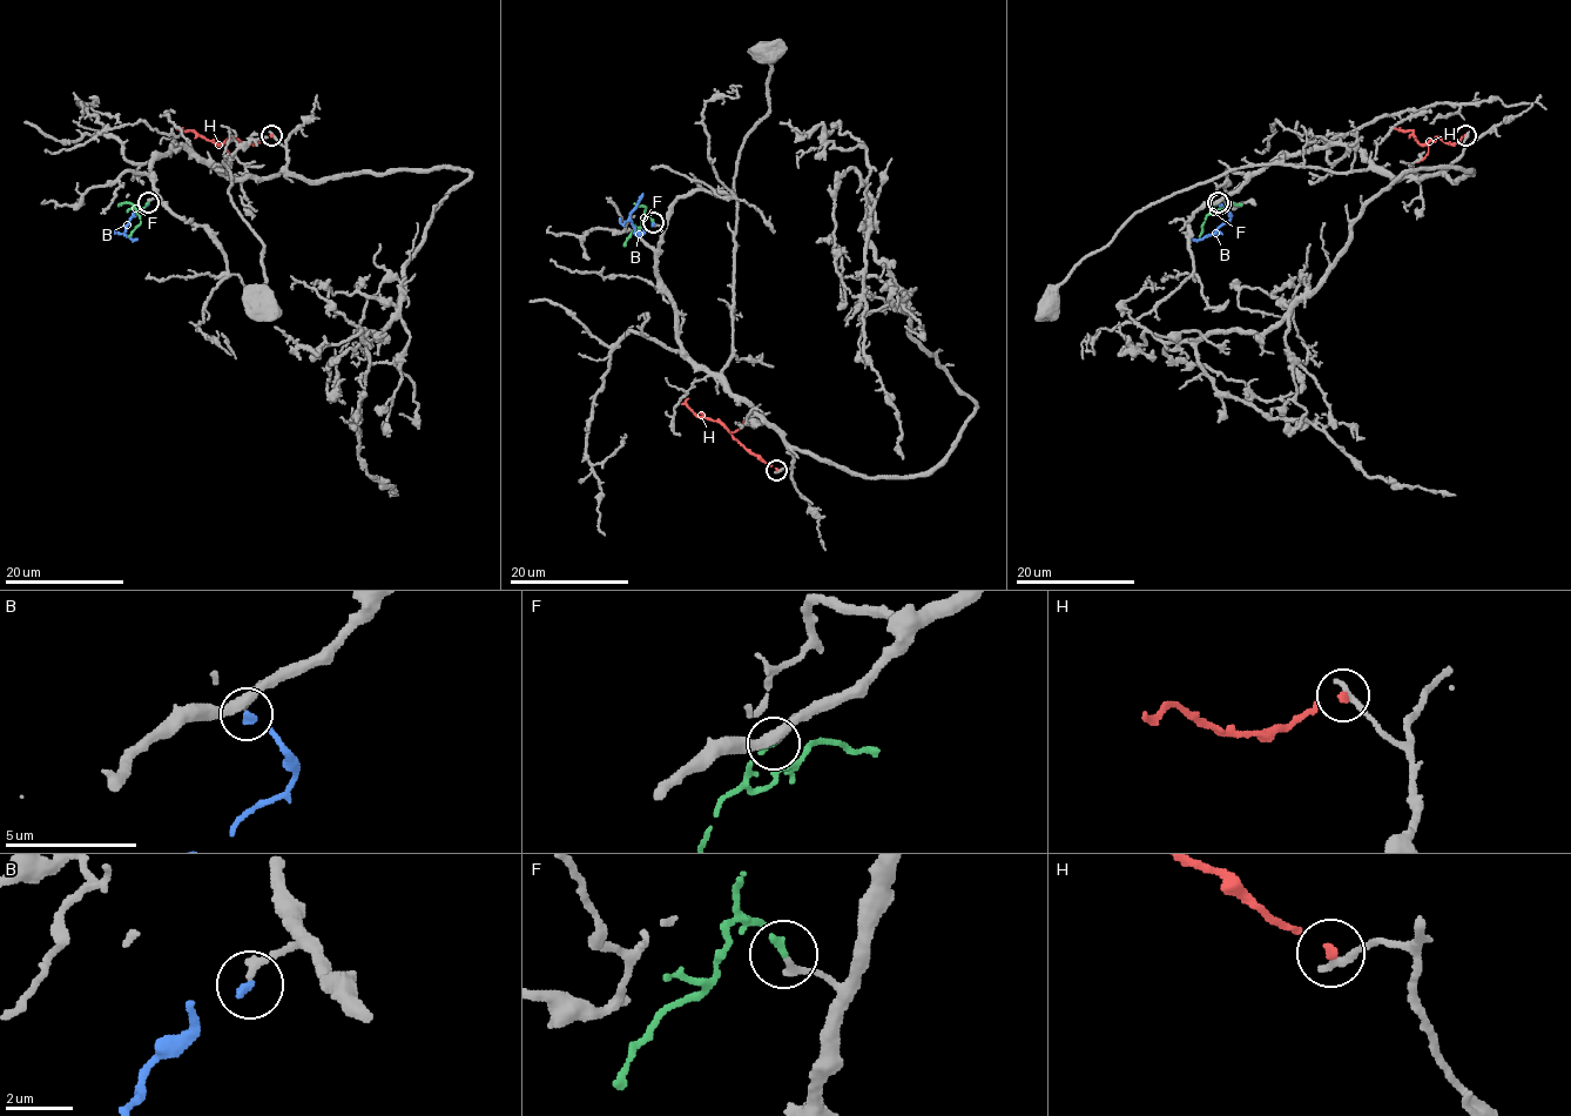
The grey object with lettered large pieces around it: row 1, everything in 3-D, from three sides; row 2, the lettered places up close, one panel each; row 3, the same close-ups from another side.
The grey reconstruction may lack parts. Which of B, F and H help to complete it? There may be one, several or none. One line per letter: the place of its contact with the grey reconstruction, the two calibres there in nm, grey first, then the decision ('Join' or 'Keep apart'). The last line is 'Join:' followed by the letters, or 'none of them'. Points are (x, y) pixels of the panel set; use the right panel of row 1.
B: Touches grey at (1220, 203). Thickness 240 nm (grey) against 220 nm. Keep apart
F: Touches grey at (1218, 202). Thickness 240 nm (grey) against 200 nm. Join
H: Touches grey at (1465, 135). Thickness 280 nm (grey) against 200 nm. Keep apart
Join: F

